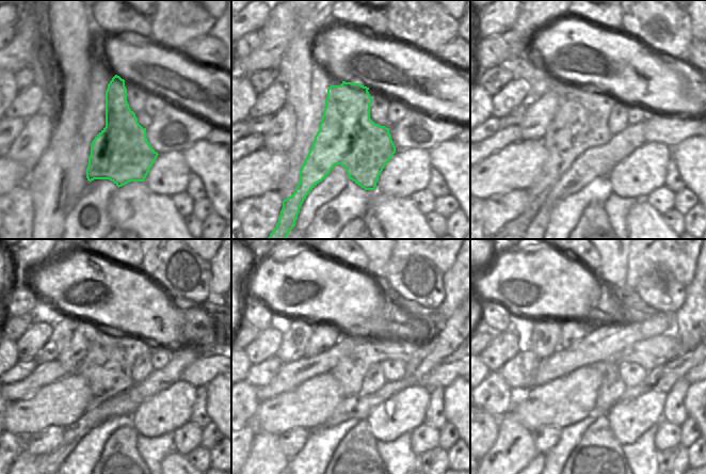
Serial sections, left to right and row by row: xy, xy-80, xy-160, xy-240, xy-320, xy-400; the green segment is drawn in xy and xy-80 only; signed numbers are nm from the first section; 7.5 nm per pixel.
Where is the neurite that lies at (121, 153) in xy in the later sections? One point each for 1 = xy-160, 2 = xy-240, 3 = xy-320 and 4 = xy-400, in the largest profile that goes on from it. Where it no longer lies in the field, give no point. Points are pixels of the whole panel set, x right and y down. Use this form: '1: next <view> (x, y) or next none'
1: next xy-160 (581, 122)
2: next xy-240 (107, 365)
3: next xy-320 (349, 372)
4: next xy-400 (651, 353)

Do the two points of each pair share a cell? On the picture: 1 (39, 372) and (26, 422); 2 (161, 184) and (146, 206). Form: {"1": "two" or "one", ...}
{"1": "two", "2": "two"}

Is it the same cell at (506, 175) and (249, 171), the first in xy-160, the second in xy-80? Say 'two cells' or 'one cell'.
one cell

